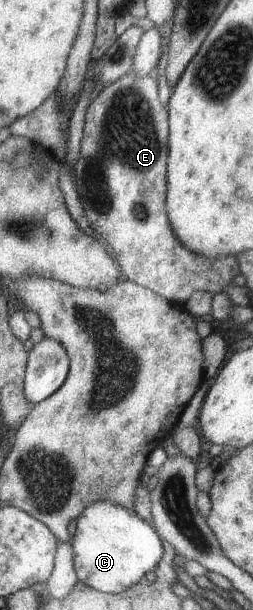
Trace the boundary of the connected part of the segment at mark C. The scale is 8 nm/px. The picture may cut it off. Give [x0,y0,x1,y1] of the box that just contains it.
[72,501,164,594]

